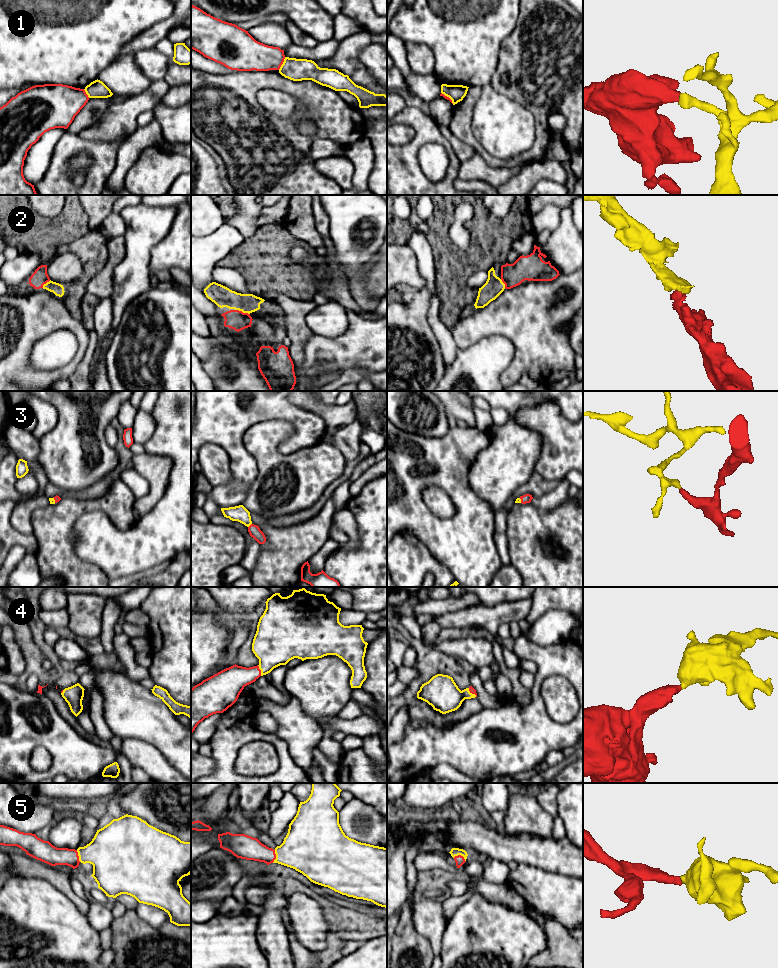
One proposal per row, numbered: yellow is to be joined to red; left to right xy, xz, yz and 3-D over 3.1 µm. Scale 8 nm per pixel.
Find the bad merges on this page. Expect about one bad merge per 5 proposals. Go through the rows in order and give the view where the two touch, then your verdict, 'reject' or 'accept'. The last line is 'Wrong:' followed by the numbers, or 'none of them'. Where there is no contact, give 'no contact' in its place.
1: contact in xz; reject
2: contact in xz; accept
3: contact in xz; accept
4: contact in xz; accept
5: contact in yz; accept
Wrong: 1

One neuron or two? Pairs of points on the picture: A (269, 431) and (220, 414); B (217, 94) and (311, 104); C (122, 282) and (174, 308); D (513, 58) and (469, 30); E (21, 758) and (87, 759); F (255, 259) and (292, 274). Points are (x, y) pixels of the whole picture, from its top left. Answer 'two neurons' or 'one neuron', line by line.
A: two neurons
B: one neuron
C: two neurons
D: two neurons
E: one neuron
F: one neuron

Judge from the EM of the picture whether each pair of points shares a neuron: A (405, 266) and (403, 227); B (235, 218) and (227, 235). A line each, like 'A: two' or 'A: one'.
A: two
B: two

